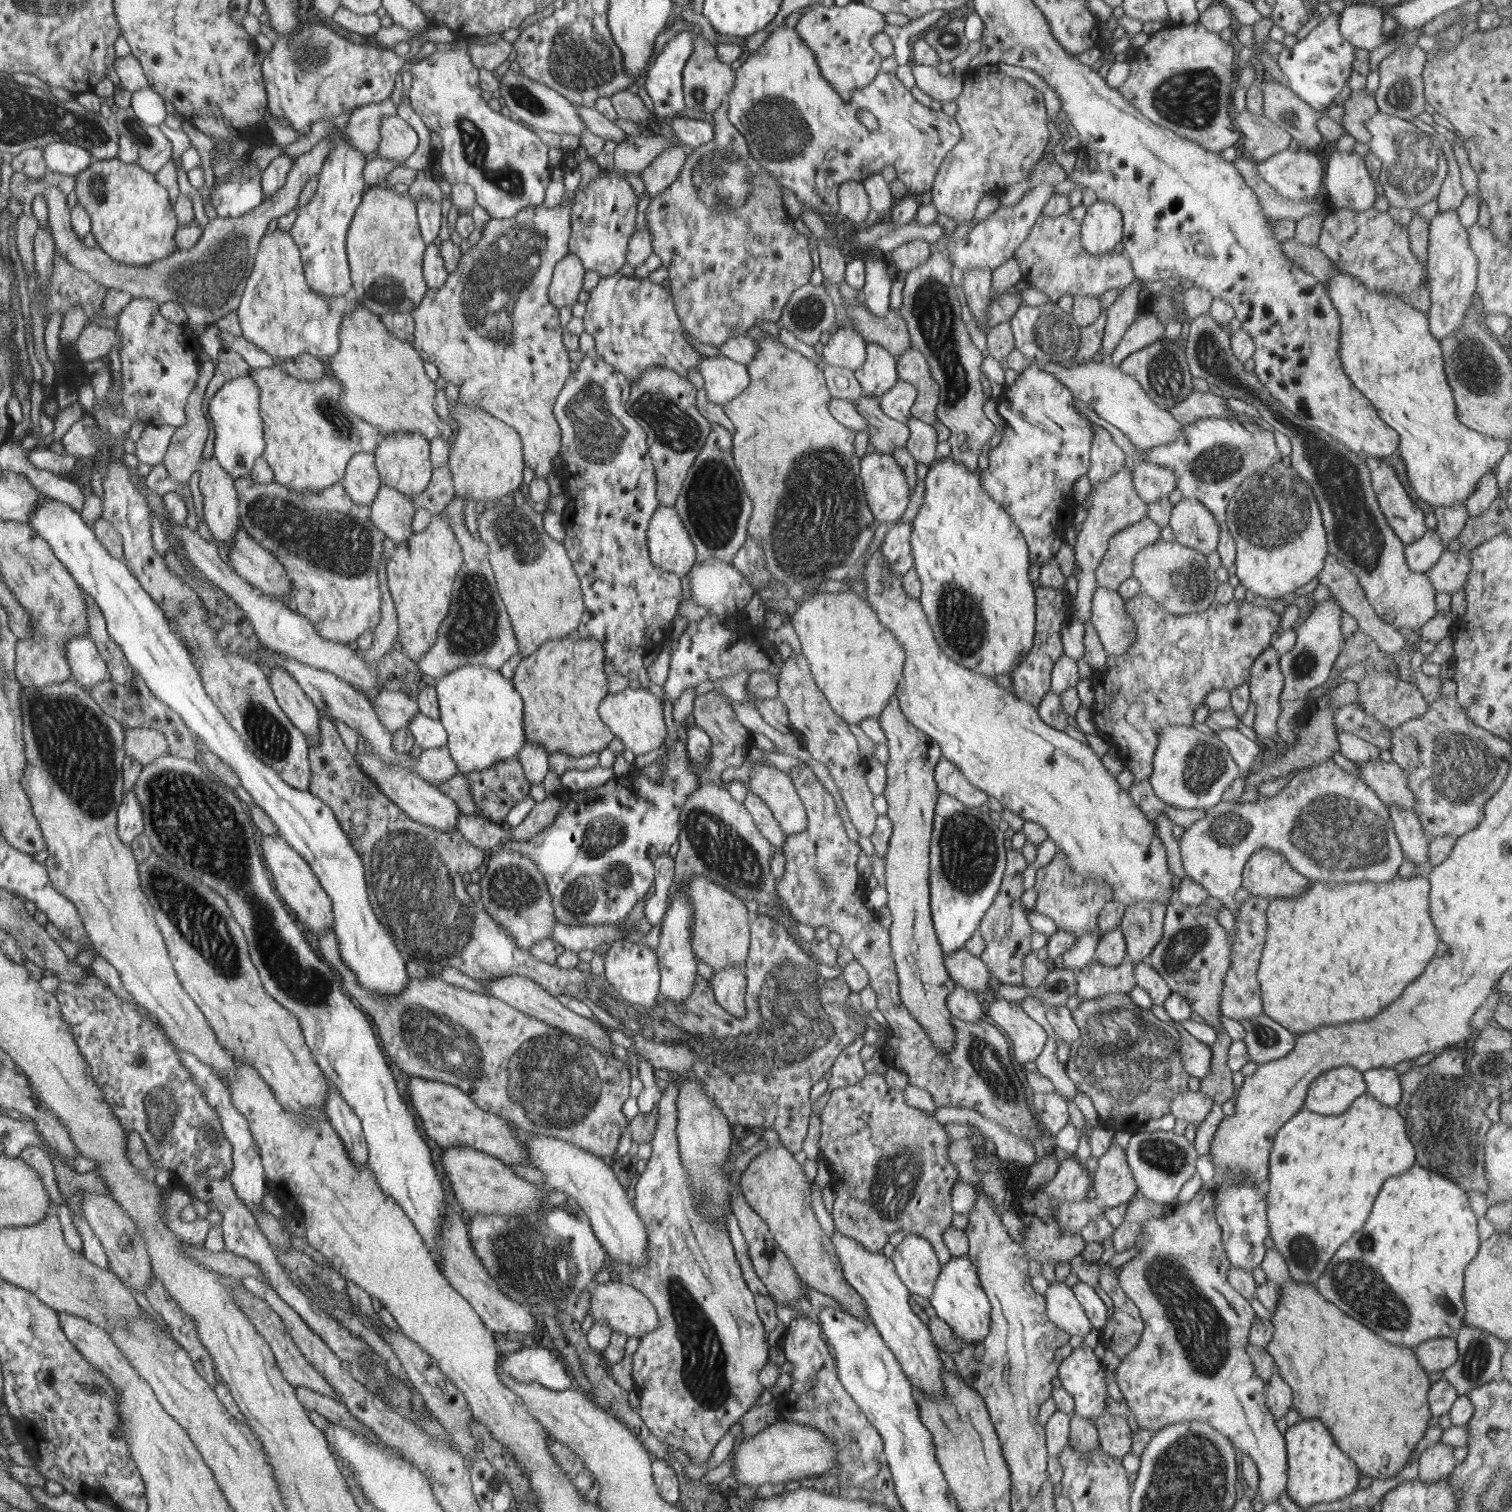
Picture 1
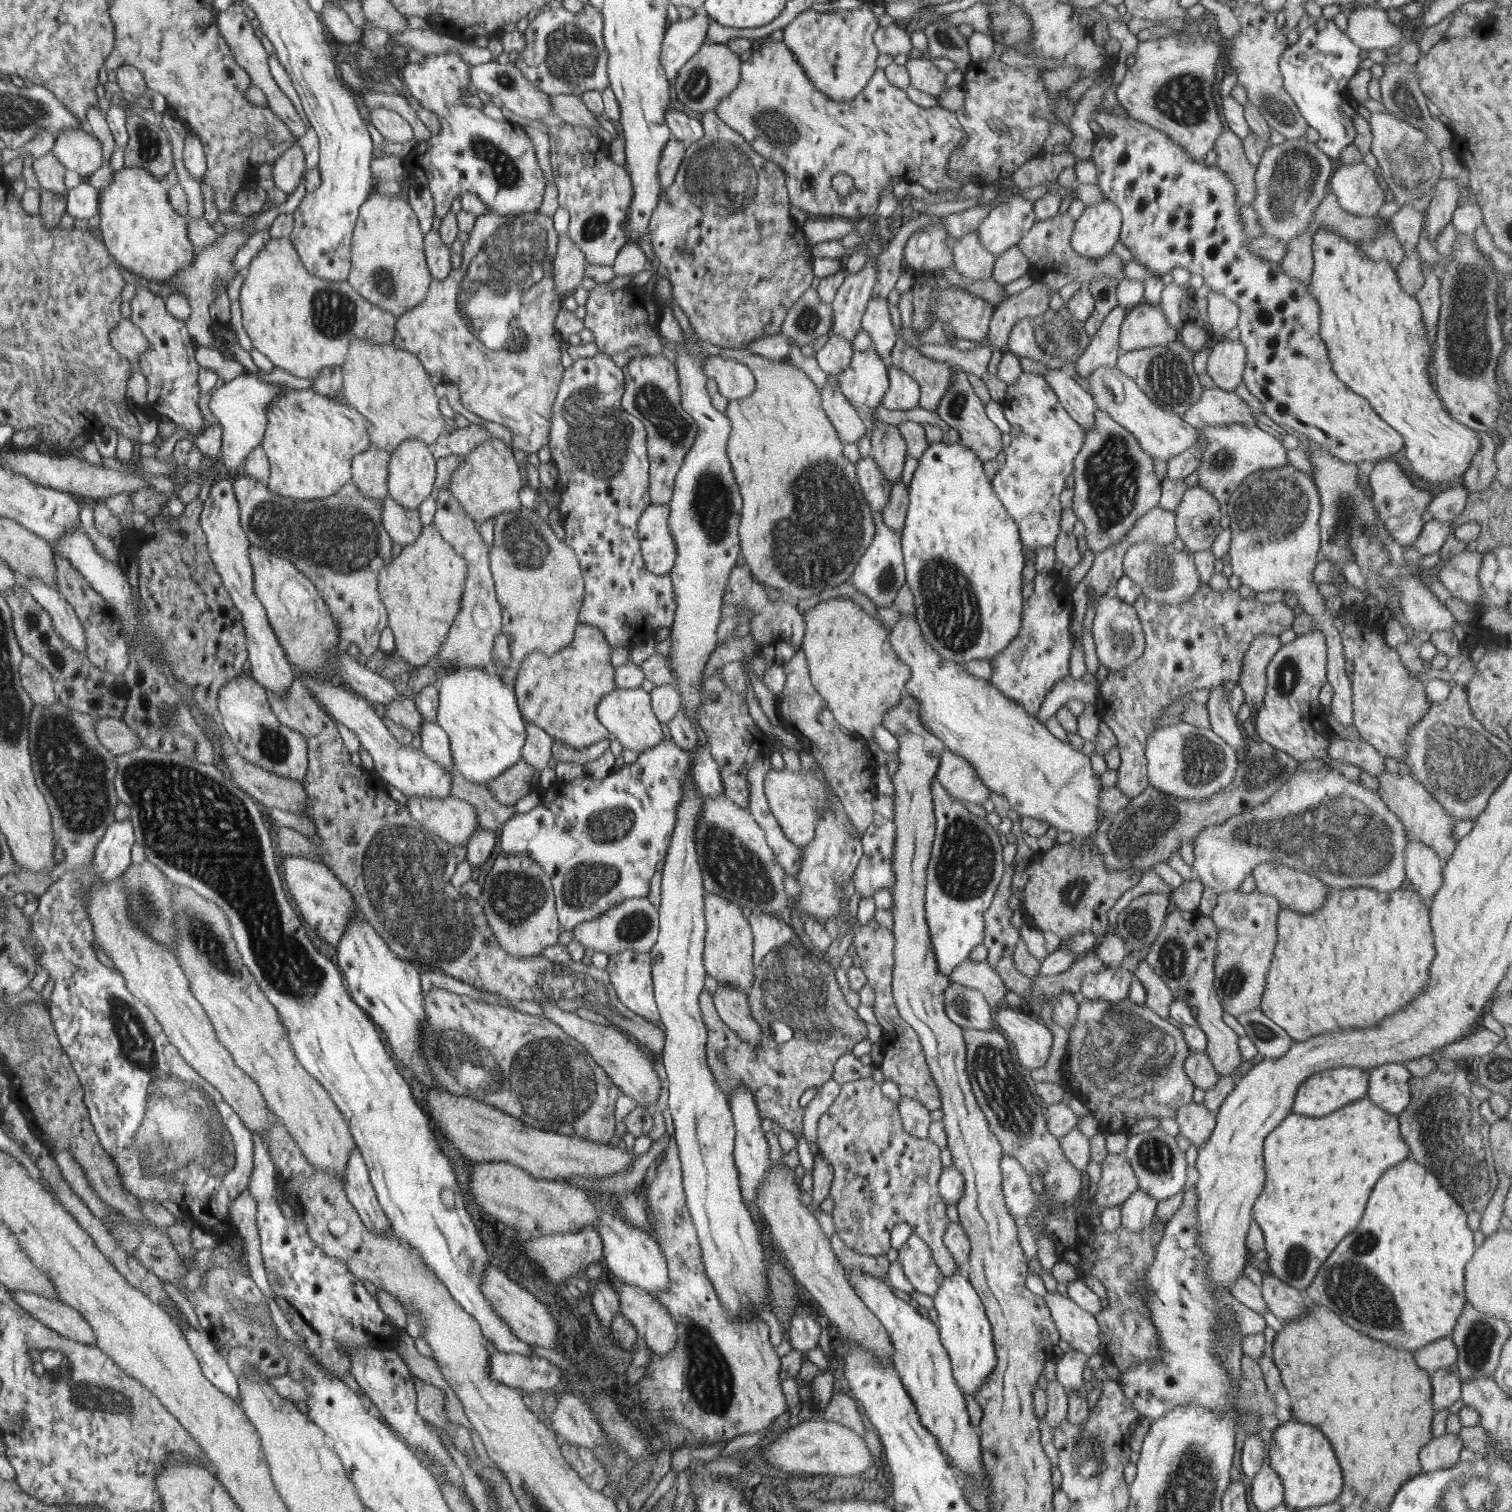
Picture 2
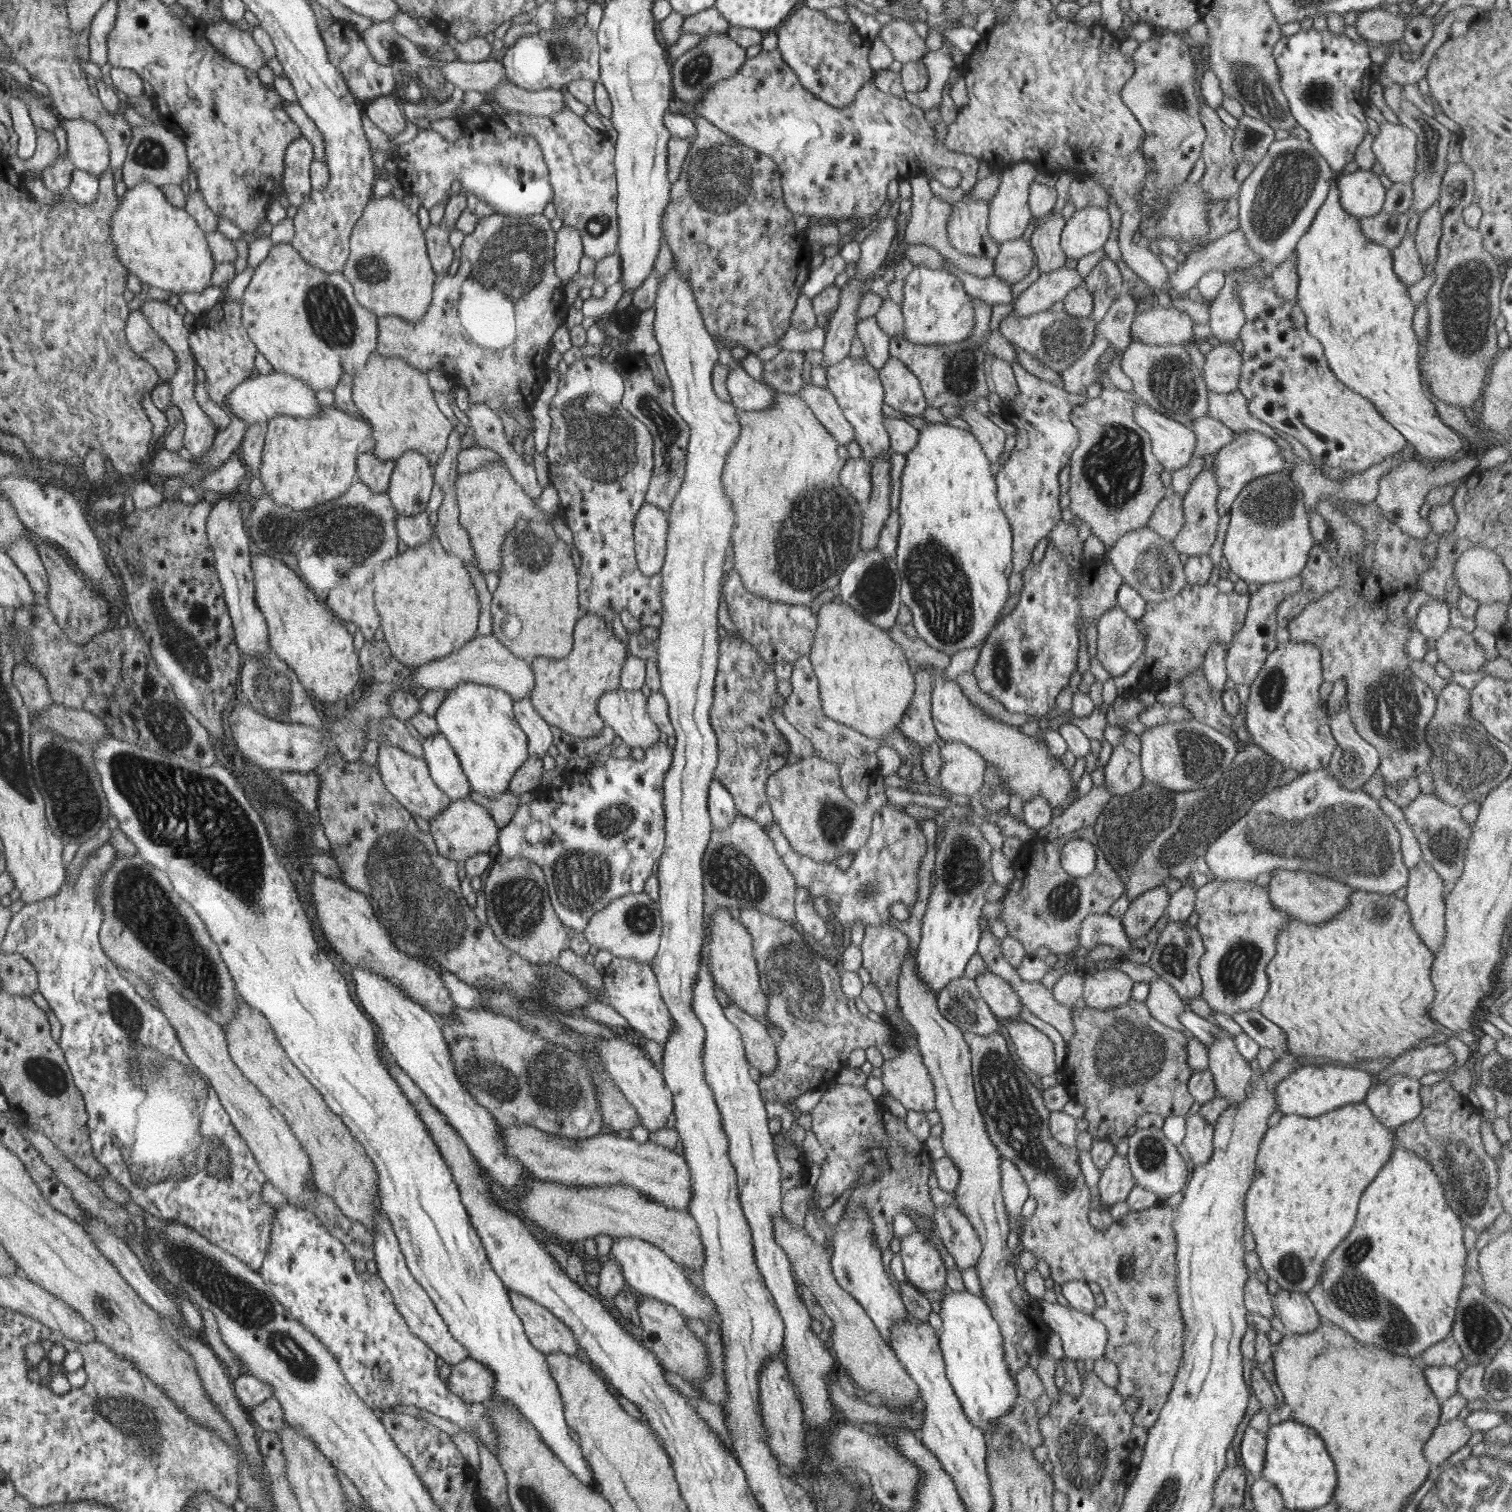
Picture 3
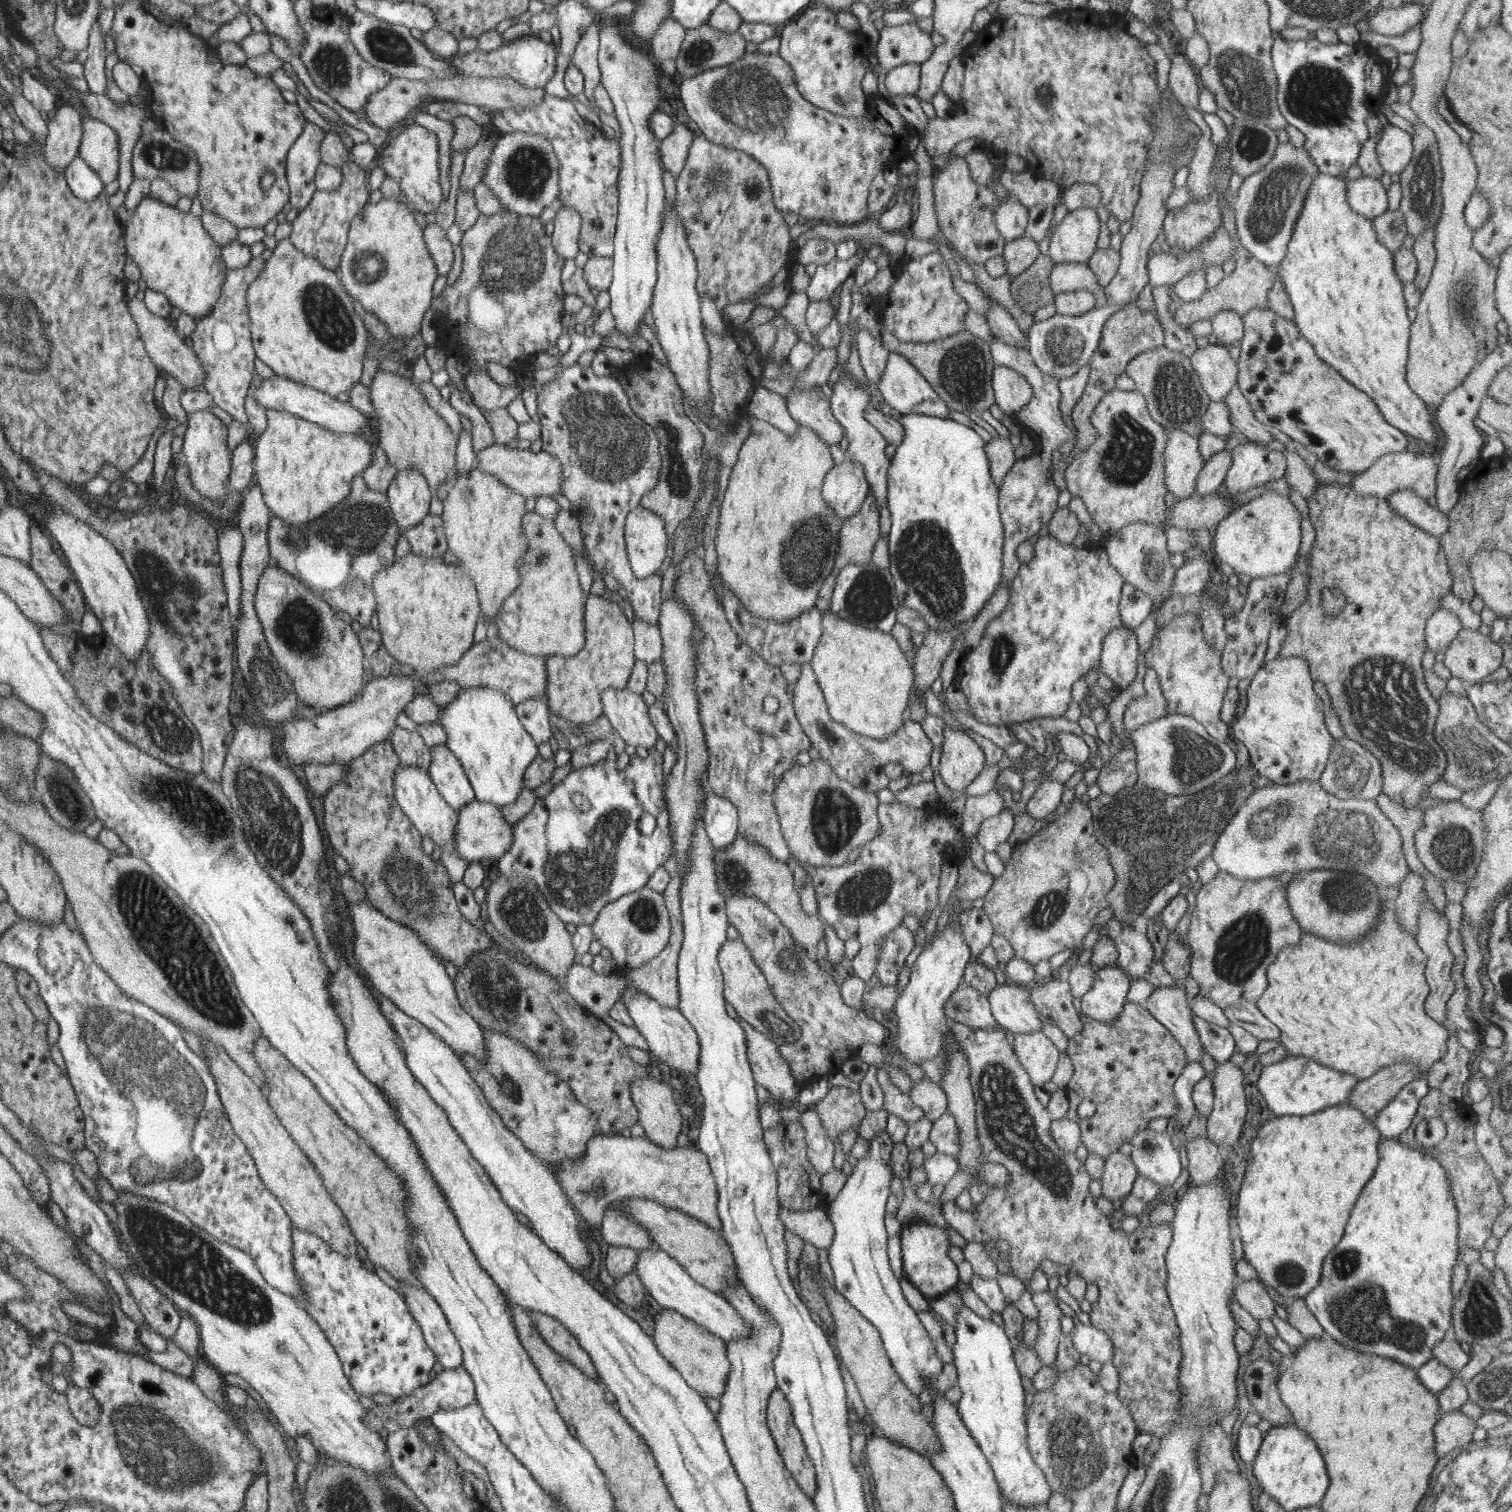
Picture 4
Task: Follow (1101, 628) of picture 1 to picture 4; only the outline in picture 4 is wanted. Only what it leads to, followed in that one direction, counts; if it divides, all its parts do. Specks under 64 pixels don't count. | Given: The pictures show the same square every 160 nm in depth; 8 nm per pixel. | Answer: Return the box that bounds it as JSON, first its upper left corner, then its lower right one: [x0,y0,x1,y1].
[1099,625,1137,690]

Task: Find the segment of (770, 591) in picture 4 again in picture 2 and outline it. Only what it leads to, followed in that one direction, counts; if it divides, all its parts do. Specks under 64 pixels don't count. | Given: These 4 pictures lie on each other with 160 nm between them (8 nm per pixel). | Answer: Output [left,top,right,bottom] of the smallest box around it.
[724,352,875,602]

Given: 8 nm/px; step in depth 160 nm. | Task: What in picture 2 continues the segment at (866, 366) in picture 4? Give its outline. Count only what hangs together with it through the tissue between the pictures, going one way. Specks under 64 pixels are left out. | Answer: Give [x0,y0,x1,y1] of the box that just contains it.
[860,298,897,367]

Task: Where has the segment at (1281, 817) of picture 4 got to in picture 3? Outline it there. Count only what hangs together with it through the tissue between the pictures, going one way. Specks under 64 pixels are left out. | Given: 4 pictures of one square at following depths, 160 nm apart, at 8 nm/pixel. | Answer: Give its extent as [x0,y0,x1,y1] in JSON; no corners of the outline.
[1203,784,1408,894]

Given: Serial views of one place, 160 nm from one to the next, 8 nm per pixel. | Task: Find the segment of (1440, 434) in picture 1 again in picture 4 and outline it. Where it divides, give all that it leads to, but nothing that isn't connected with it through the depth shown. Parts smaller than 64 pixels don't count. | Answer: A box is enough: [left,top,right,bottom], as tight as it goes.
[1276,172,1437,444]

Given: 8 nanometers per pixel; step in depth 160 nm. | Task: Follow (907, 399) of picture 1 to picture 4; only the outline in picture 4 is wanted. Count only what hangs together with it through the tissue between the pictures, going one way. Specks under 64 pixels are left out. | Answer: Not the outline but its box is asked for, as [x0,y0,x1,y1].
[876,353,949,418]

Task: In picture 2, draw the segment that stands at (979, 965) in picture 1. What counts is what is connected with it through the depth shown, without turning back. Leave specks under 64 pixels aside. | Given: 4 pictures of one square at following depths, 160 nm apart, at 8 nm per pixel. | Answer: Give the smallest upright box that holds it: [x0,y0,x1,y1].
[947,958,1007,1009]

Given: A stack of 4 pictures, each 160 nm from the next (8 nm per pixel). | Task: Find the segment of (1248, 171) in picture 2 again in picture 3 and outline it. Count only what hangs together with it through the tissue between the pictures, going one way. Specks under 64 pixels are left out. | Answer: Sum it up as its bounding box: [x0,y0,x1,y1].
[1198,102,1240,200]

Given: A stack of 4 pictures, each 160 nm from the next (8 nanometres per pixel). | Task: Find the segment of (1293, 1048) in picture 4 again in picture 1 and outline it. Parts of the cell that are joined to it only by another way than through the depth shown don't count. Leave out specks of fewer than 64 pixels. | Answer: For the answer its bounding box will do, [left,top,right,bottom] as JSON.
[1256,873,1439,1036]

